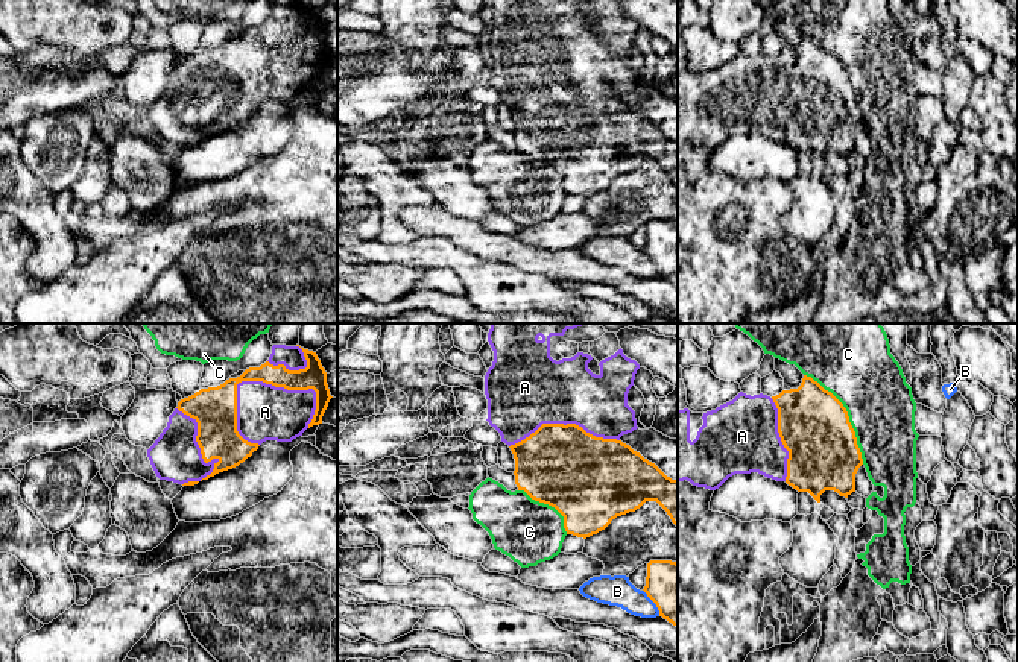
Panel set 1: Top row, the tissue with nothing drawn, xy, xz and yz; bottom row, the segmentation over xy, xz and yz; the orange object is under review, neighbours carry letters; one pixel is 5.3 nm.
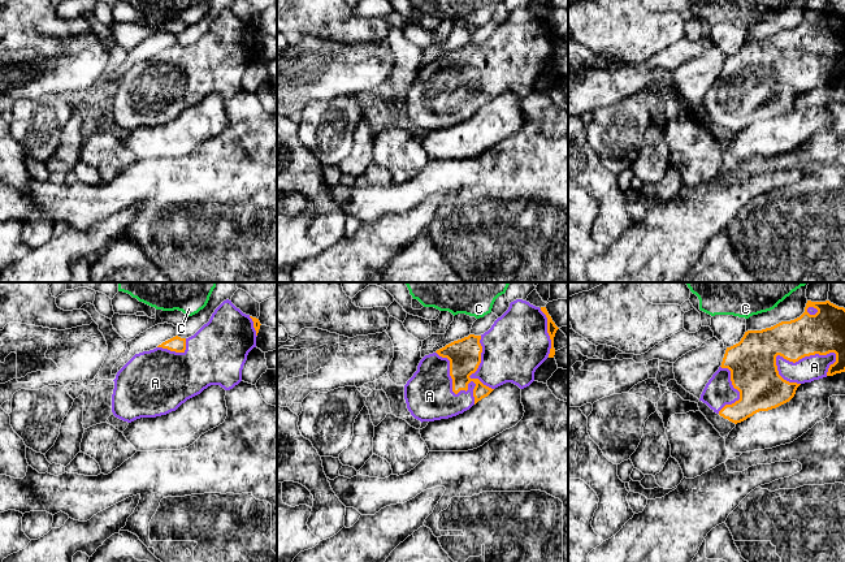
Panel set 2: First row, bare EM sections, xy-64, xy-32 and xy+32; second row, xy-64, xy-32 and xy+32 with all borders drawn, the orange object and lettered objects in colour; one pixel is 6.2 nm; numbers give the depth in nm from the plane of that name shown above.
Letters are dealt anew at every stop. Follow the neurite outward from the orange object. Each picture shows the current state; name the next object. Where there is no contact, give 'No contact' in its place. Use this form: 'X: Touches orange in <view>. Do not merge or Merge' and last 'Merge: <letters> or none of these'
A: Touches orange in xy. Merge
B: Touches orange in xz. Do not merge
C: Touches orange in yz. Do not merge
Merge: A

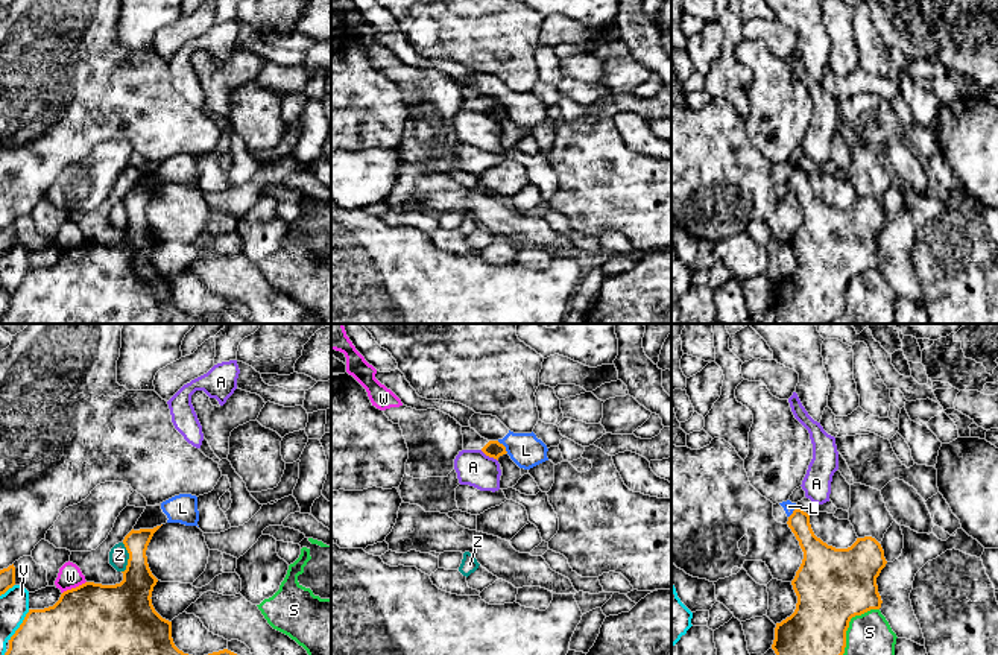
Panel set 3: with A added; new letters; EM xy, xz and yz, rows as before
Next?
A: Touches orange in xz. Do not merge
L: Touches orange in xz. Do not merge
S: Touches orange in yz. Do not merge
V: Touches orange in xy. Do not merge
W: Touches orange in xy. Do not merge
Z: Touches orange in xy. Do not merge
Merge: none of these

